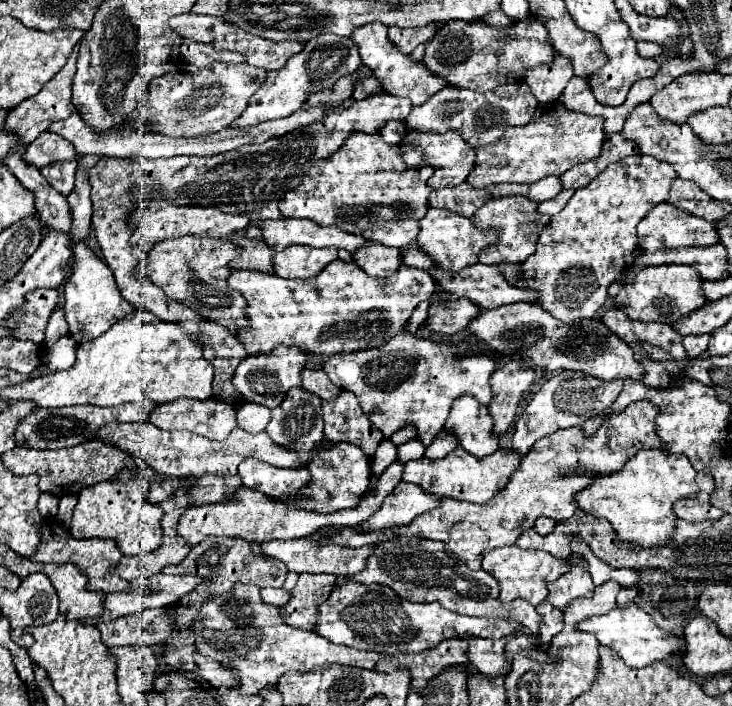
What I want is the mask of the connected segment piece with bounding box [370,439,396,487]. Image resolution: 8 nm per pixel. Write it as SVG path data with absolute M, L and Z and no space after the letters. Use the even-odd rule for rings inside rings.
M384 439L376 451L376 457L372 459L372 481L370 487L374 487L378 483L378 477L382 475L382 471L396 461L396 445L390 439Z

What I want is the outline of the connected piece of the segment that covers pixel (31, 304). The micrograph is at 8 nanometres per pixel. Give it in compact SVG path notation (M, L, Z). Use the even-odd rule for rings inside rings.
M34 289L26 293L26 305L22 305L22 313L14 317L14 325L10 325L14 337L28 339L40 345L44 329L56 305L58 305L56 289Z

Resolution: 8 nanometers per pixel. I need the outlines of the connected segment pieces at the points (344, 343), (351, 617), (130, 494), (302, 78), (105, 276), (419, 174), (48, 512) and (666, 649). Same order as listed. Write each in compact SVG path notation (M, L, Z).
M340 259L332 261L318 277L310 281L302 279L282 279L272 273L260 273L260 271L232 271L228 277L229 286L242 294L248 294L248 307L246 315L250 317L250 331L240 331L238 339L246 347L250 355L260 351L270 351L278 345L296 345L308 355L306 367L314 367L314 357L328 359L338 353L356 353L374 349L382 343L386 343L390 337L404 333L404 325L408 317L412 315L414 307L430 299L436 291L436 281L420 269L400 265L400 269L386 279L370 277L366 271L362 271L356 263L344 263Z
M348 581L344 587L334 589L322 605L318 605L318 627L314 631L320 637L326 637L330 643L364 651L378 651L384 655L400 655L422 653L450 637L472 635L484 639L500 639L514 633L516 627L518 625L514 625L514 621L506 619L458 615L454 611L446 611L438 603L410 603L384 585L366 587Z
M142 479L122 481L102 481L86 487L78 493L78 505L74 507L74 517L70 523L70 535L74 539L112 539L116 541L122 555L138 557L160 547L162 527L160 519L164 511L146 501L148 483Z
M338 35L314 37L306 41L302 53L296 53L294 57L290 57L290 61L286 61L282 69L268 73L268 79L260 85L254 97L250 97L242 117L238 117L230 127L254 127L270 119L288 117L290 113L302 109L310 93L328 89L340 77L352 75L360 65L362 65L362 59L360 59L358 47L350 37L338 37Z
M84 241L72 243L74 263L72 263L72 275L64 285L64 309L66 309L66 321L70 337L76 343L86 343L110 329L120 319L130 319L136 311L130 301L126 301L114 281L114 273L108 269L104 261L100 261L92 249Z
M354 133L350 135L344 145L330 155L328 159L316 161L300 181L298 187L290 189L280 201L282 217L296 217L296 219L310 219L318 225L336 225L346 233L358 233L370 241L378 241L388 247L404 249L414 243L418 235L418 221L428 211L428 195L432 189L426 185L430 179L430 167L408 167L400 157L398 145L388 145L380 139L380 135L366 135Z
M42 493L40 501L38 501L38 509L40 509L40 515L44 519L52 519L56 515L56 511L58 511L58 499L54 499L48 493Z
M638 605L616 607L606 615L588 617L586 621L580 621L578 629L592 633L600 645L614 649L628 667L644 667L654 661L664 661L672 653L680 651L680 639L676 639L674 635L664 633L660 627L656 627L652 617L648 613L644 613Z

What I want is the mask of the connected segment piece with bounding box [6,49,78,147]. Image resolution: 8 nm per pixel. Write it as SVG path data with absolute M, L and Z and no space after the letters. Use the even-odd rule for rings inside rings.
M74 49L68 63L54 75L54 79L50 79L44 85L44 89L36 97L30 97L30 99L22 101L22 105L8 111L6 129L10 129L10 133L16 133L18 141L22 141L22 145L28 147L42 131L46 131L50 127L50 123L62 121L62 119L72 115L72 89L70 89L70 85L72 85L74 73L76 73L76 55L78 55L78 49Z

